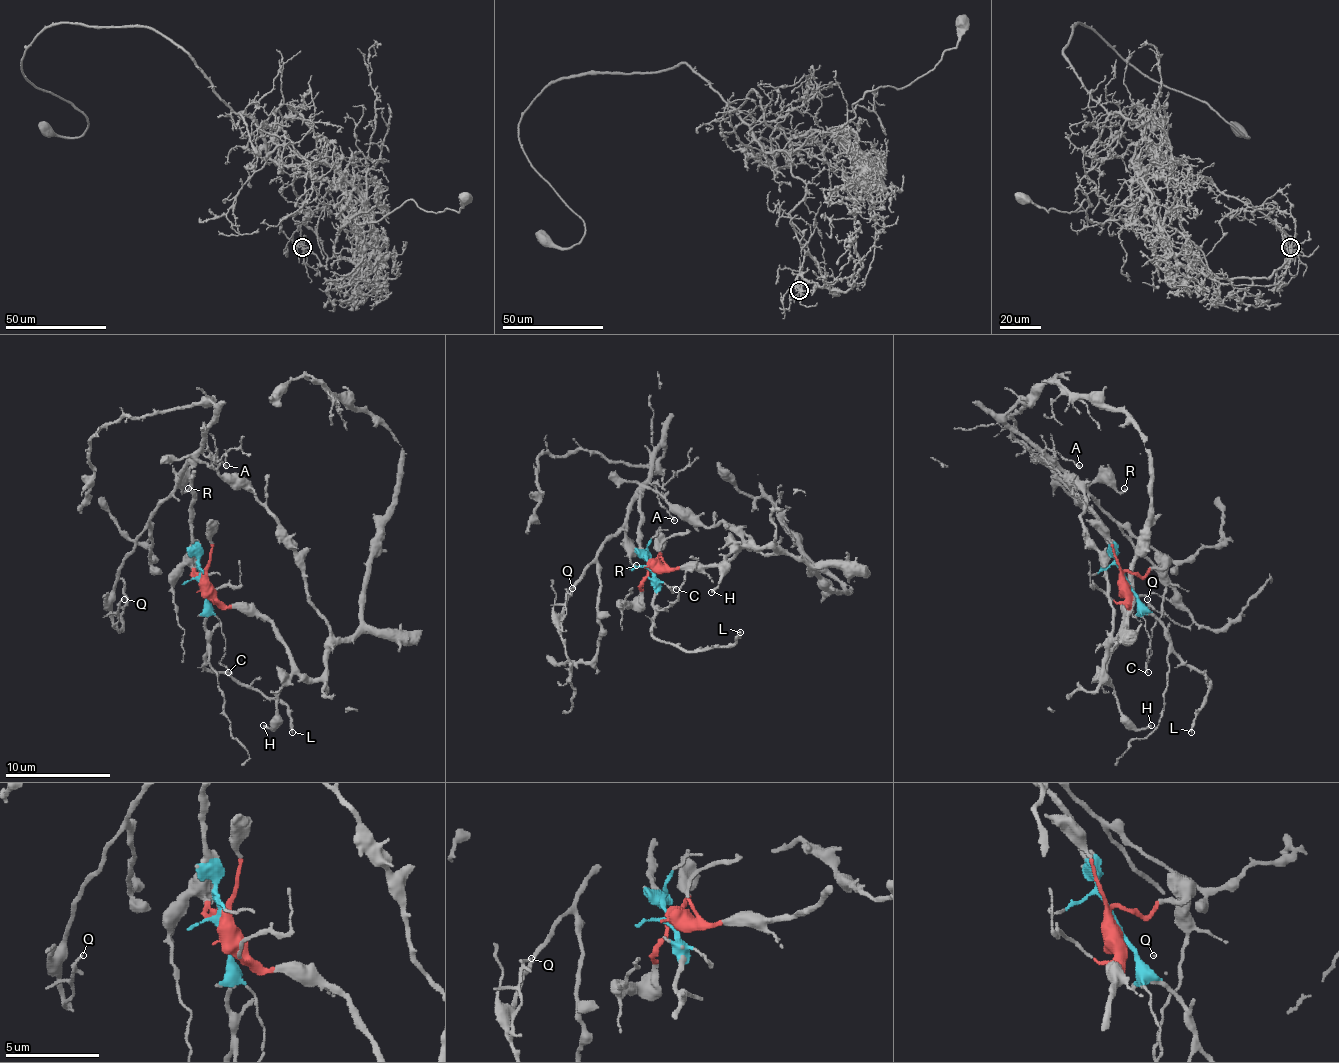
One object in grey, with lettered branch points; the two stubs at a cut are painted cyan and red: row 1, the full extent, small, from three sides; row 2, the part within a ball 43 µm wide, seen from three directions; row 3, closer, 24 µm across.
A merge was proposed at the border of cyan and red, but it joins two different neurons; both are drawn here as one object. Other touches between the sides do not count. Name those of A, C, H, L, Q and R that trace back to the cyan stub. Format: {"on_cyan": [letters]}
{"on_cyan": ["A", "C", "L", "Q", "R"]}

